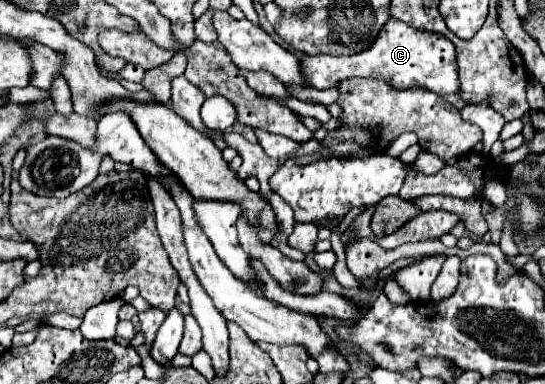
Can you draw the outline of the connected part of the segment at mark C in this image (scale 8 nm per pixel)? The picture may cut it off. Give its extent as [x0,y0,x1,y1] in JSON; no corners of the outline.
[300,20,458,96]

